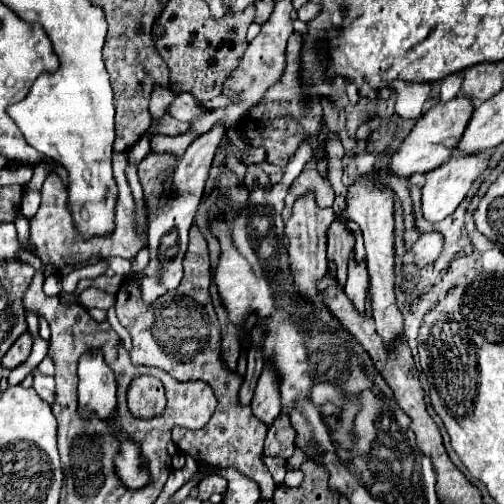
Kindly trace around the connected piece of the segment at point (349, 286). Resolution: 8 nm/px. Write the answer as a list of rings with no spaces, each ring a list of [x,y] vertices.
[[[350,255],[348,263],[348,281],[344,287],[348,299],[354,301],[354,307],[366,313],[366,291],[368,291],[368,273],[364,265],[358,265],[354,257]]]

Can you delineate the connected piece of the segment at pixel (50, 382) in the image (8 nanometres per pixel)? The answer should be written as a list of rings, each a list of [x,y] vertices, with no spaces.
[[[34,371],[34,389],[38,395],[42,395],[48,403],[54,403],[54,377],[46,377],[38,371]]]

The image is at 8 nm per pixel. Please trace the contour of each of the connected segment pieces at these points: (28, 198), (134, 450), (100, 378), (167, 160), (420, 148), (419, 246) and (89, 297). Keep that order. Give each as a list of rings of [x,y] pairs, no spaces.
[[[26,189],[26,195],[24,195],[24,199],[22,199],[22,209],[20,209],[20,213],[22,213],[28,221],[32,221],[32,217],[34,217],[36,211],[38,211],[38,207],[40,207],[40,193]]]
[[[124,441],[120,447],[120,455],[114,459],[116,461],[116,473],[124,481],[128,489],[140,489],[144,483],[148,483],[148,473],[142,467],[140,459],[140,449],[134,441]]]
[[[102,353],[94,357],[82,355],[78,363],[78,403],[80,415],[98,413],[102,419],[108,419],[116,409],[116,379],[112,369],[104,363]]]
[[[150,153],[138,165],[138,177],[144,187],[144,197],[148,203],[152,203],[160,197],[164,179],[168,179],[174,173],[174,169],[176,169],[176,157],[156,155],[156,153]]]
[[[458,95],[446,103],[436,103],[428,113],[424,113],[424,117],[416,123],[416,127],[392,155],[390,171],[402,177],[410,177],[414,173],[432,171],[446,163],[452,157],[452,151],[456,151],[456,143],[460,141],[464,127],[468,127],[468,115],[472,115],[472,111],[474,103],[472,99],[464,99],[464,95]]]
[[[430,231],[430,233],[424,233],[416,245],[412,247],[412,251],[416,253],[414,261],[418,267],[426,267],[430,263],[434,263],[442,251],[442,245],[444,245],[444,237],[442,233],[438,231]]]
[[[86,289],[80,297],[78,297],[78,303],[82,307],[98,307],[98,309],[108,309],[112,307],[116,301],[114,295],[106,293],[106,291],[100,291],[100,289]]]

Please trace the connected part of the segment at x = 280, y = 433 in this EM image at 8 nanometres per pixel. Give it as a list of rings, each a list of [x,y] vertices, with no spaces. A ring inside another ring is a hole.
[[[282,411],[282,415],[278,415],[278,419],[272,423],[272,427],[268,427],[264,455],[288,459],[288,457],[292,457],[294,451],[296,451],[296,431],[290,423],[288,413]]]

